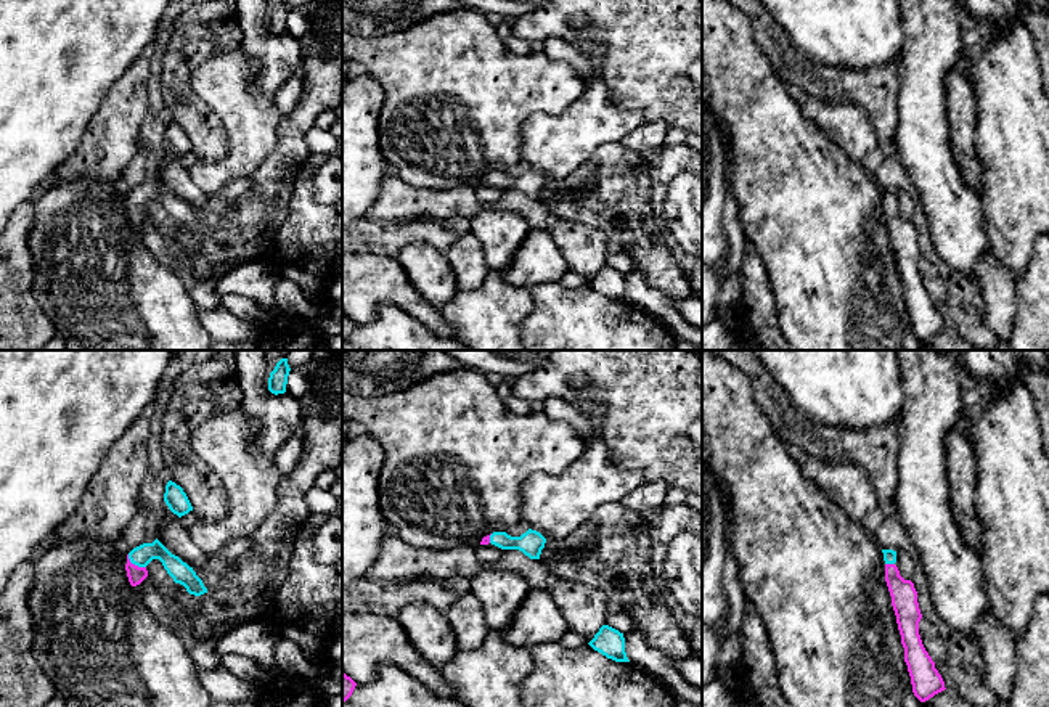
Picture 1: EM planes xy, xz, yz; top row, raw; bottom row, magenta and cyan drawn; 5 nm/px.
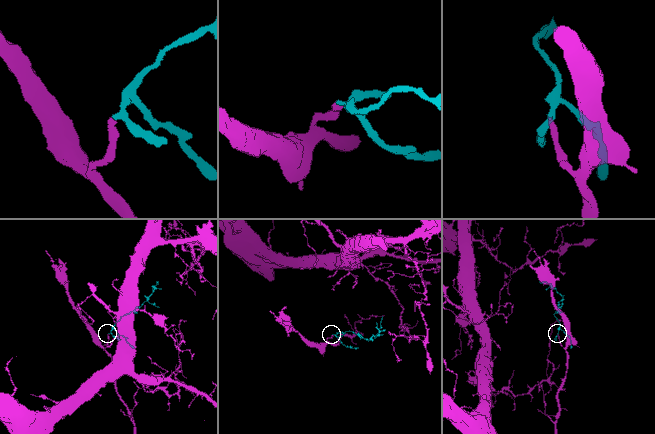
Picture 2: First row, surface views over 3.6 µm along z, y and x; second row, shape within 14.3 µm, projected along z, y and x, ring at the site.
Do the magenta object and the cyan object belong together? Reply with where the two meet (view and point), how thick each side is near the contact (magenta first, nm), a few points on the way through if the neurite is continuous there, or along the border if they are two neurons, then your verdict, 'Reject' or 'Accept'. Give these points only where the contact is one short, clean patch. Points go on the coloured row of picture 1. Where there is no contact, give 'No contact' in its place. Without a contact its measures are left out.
Touches magenta at xy (134, 564). Thickness 90 nm (magenta) against 100 nm. Path across: xy (135, 574), (134, 564), (143, 555). Accept

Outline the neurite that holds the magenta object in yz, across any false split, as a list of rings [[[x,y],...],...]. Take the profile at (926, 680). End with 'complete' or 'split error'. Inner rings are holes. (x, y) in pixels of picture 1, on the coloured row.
[[[882,550],[882,553],[885,561],[885,582],[892,596],[901,644],[904,648],[904,662],[911,676],[912,693],[920,702],[925,702],[946,689],[945,681],[935,668],[935,662],[925,651],[919,635],[922,614],[914,583],[900,575],[900,570],[895,566],[896,551]]] | split error

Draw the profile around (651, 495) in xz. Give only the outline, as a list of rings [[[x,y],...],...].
[[[657,480],[657,482],[644,482],[633,493],[622,500],[622,505],[636,511],[643,516],[651,516],[655,508],[663,505],[663,500],[670,490],[670,485]]]

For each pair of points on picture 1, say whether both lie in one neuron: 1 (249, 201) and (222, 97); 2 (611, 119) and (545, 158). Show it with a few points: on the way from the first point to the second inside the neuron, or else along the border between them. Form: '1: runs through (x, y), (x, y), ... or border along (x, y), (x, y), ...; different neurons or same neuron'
1: border along (272, 153), (249, 174), (228, 182), (209, 195); different neurons
2: runs through (595, 126), (585, 126), (571, 138), (561, 142); same neuron

